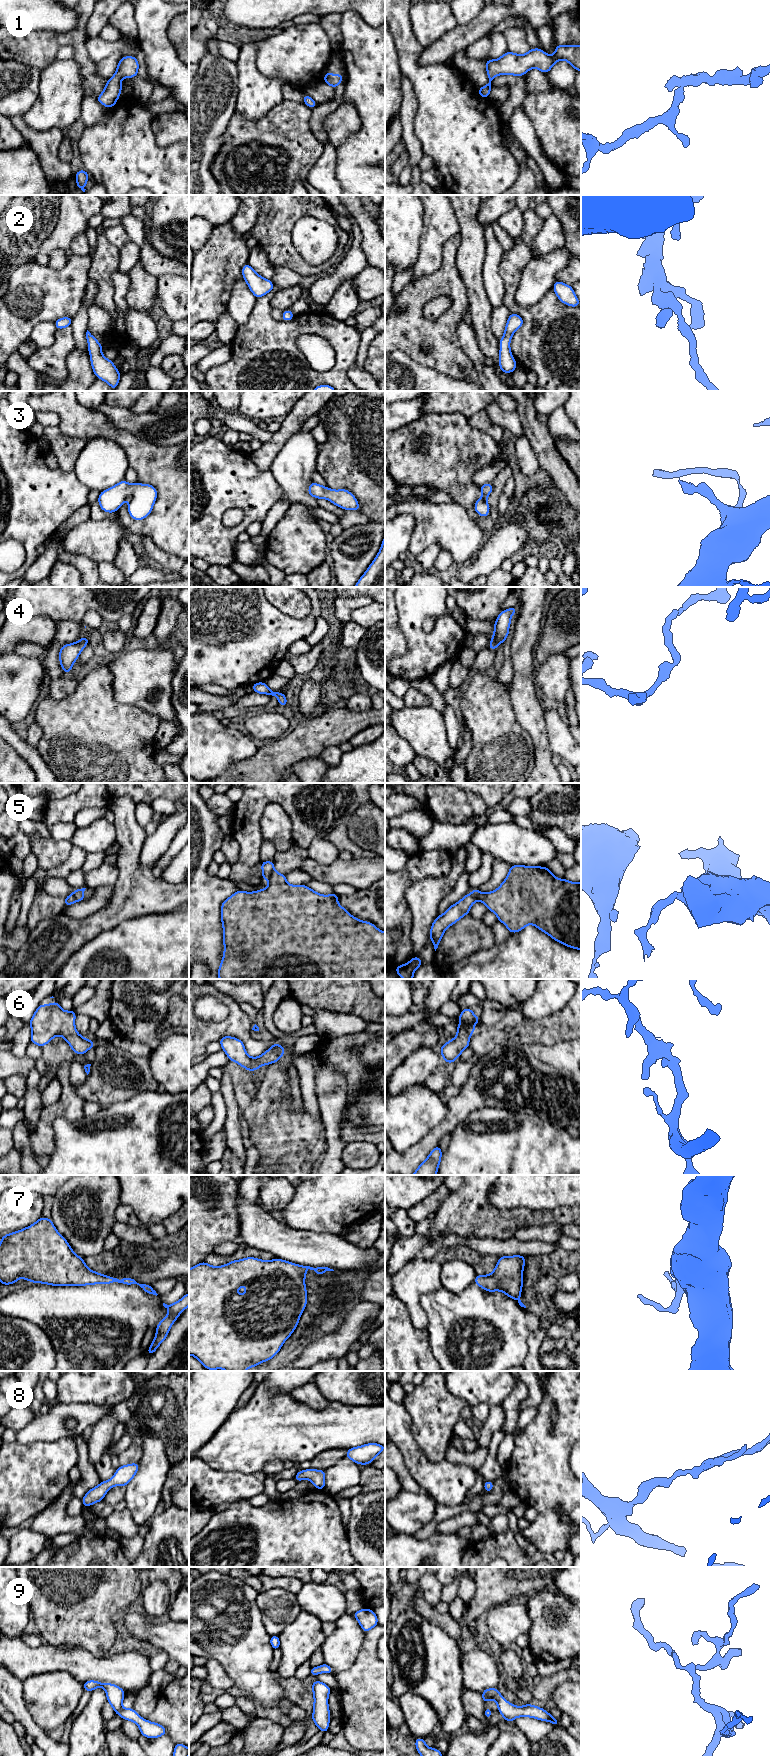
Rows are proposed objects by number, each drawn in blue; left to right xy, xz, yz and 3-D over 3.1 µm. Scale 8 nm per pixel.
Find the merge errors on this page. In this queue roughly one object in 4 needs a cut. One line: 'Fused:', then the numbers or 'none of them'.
Fused: 5

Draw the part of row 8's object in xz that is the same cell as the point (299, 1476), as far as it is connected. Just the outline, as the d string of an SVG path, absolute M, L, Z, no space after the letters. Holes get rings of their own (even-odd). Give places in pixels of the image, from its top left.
M305 1469L297 1472L294 1479L299 1482L304 1479L308 1479L314 1485L315 1488L324 1490L325 1481L325 1470Z

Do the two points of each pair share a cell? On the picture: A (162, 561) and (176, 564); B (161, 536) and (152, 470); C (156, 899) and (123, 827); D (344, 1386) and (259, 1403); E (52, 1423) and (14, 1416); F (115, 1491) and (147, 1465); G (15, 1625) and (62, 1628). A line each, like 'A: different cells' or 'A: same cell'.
A: same cell
B: same cell
C: same cell
D: different cells
E: different cells
F: different cells
G: different cells

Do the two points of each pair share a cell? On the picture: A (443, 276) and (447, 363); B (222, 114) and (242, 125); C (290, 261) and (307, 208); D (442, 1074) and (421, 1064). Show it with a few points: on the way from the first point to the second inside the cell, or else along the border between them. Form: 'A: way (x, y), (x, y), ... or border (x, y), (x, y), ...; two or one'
A: way (456, 298), (456, 312), (447, 323), (447, 341); one
B: border (235, 111), (227, 124), (222, 140); two
C: way (285, 246), (285, 224), (292, 217); one
D: border (442, 1061), (423, 1082); two

